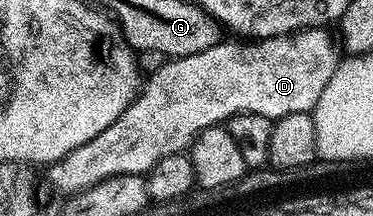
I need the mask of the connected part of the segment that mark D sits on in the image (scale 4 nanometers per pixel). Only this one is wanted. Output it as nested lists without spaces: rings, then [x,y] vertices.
[[[308,29],[273,39],[231,41],[235,43],[220,41],[189,57],[168,58],[146,76],[129,109],[125,109],[125,113],[121,113],[121,117],[117,117],[105,133],[97,133],[93,141],[85,141],[85,145],[73,149],[64,159],[50,164],[52,185],[64,191],[65,196],[72,197],[106,179],[143,175],[165,157],[186,152],[206,127],[226,124],[228,119],[241,113],[257,113],[274,121],[289,113],[314,112],[325,85],[329,85],[329,77],[333,77],[335,68],[341,62],[340,56],[335,56],[335,47],[327,33],[323,29]]]

